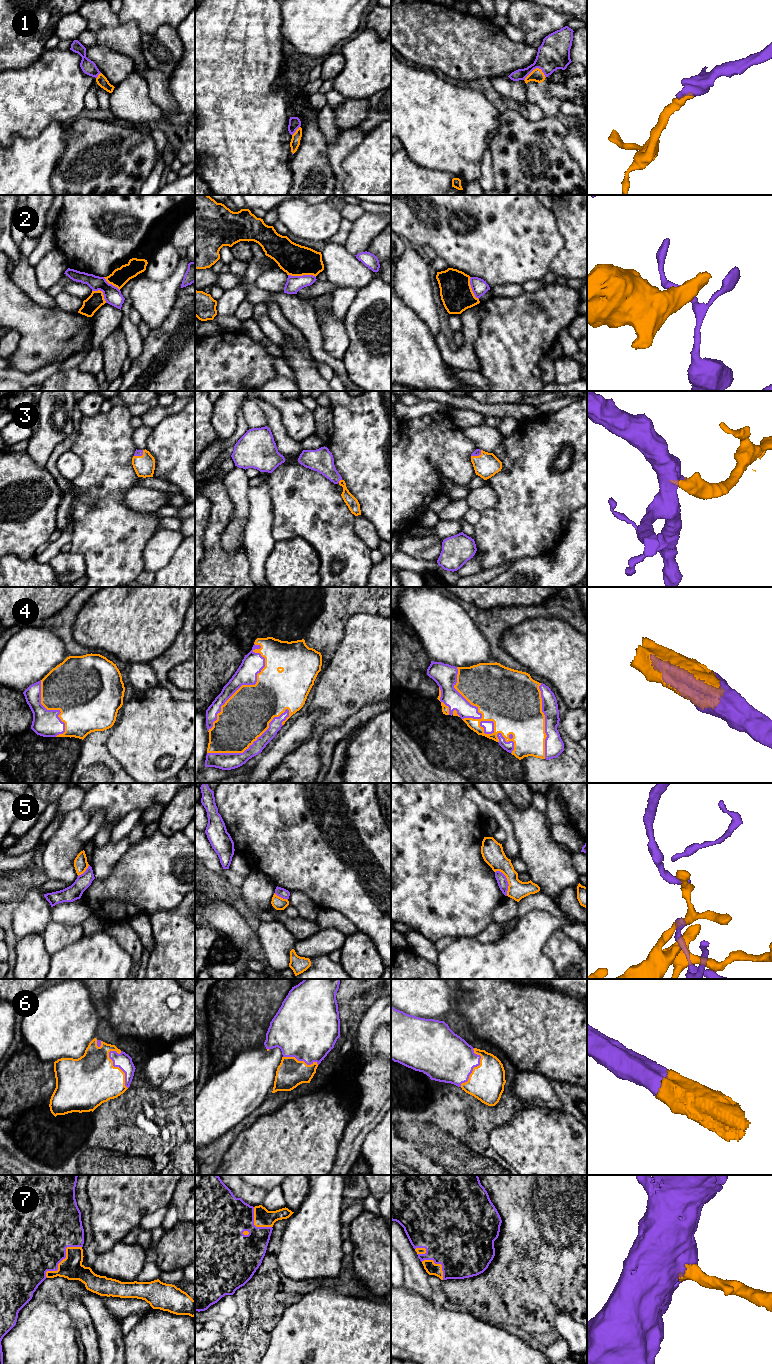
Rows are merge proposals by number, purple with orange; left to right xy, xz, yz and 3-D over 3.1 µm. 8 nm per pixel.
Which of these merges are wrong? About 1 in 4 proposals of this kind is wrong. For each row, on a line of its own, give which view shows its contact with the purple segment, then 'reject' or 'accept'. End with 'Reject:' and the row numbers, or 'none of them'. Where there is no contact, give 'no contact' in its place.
1: yz | accept
2: xz | reject
3: xz | accept
4: yz | accept
5: yz | reject
6: xy | accept
7: xy | accept
Reject: 2, 5

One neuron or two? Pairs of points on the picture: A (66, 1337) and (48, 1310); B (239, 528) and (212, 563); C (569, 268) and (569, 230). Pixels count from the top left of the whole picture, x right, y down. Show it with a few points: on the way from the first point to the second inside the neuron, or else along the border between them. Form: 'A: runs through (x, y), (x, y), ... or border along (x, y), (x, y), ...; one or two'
A: runs through (59, 1330), (48, 1317); one
B: border along (227, 525), (222, 535), (222, 547), (233, 554); two
C: runs through (570, 259), (570, 239); one

